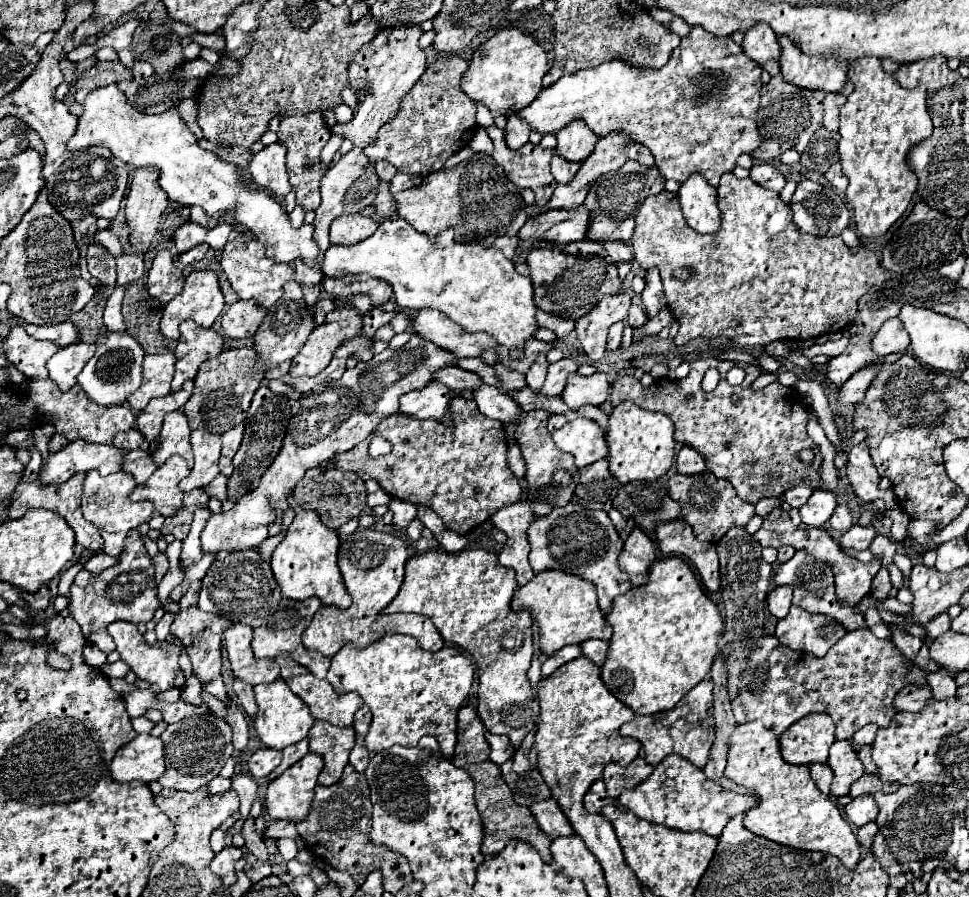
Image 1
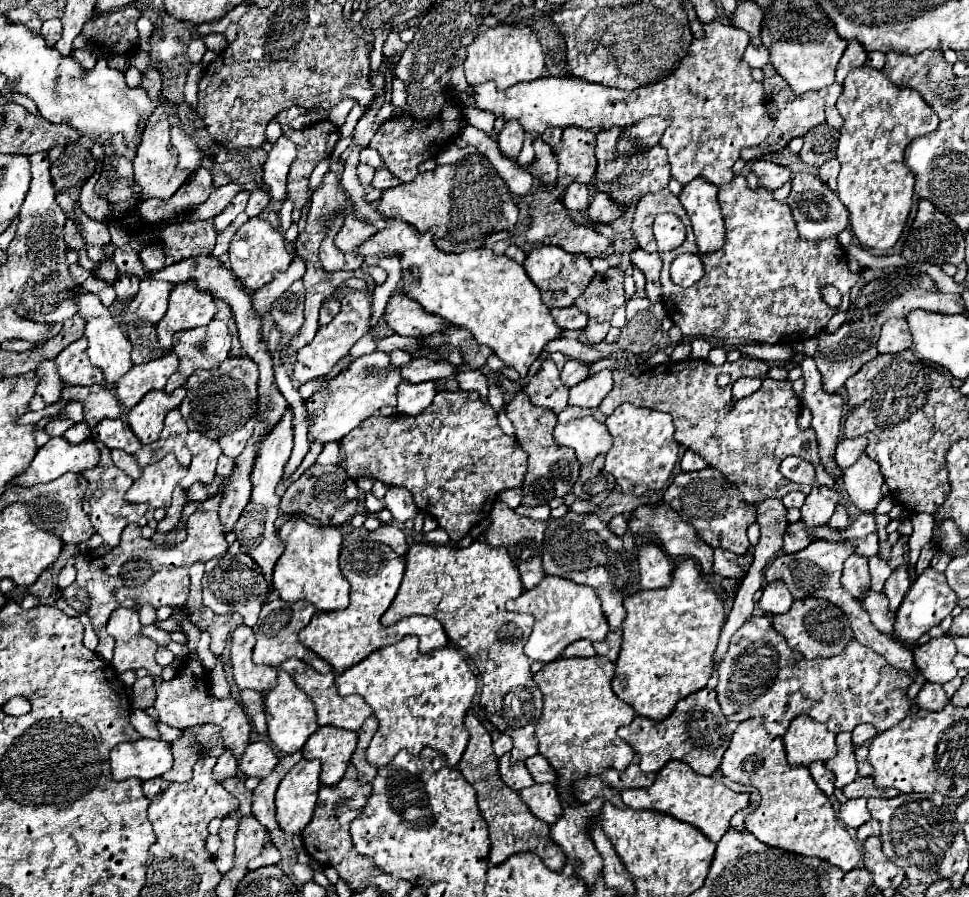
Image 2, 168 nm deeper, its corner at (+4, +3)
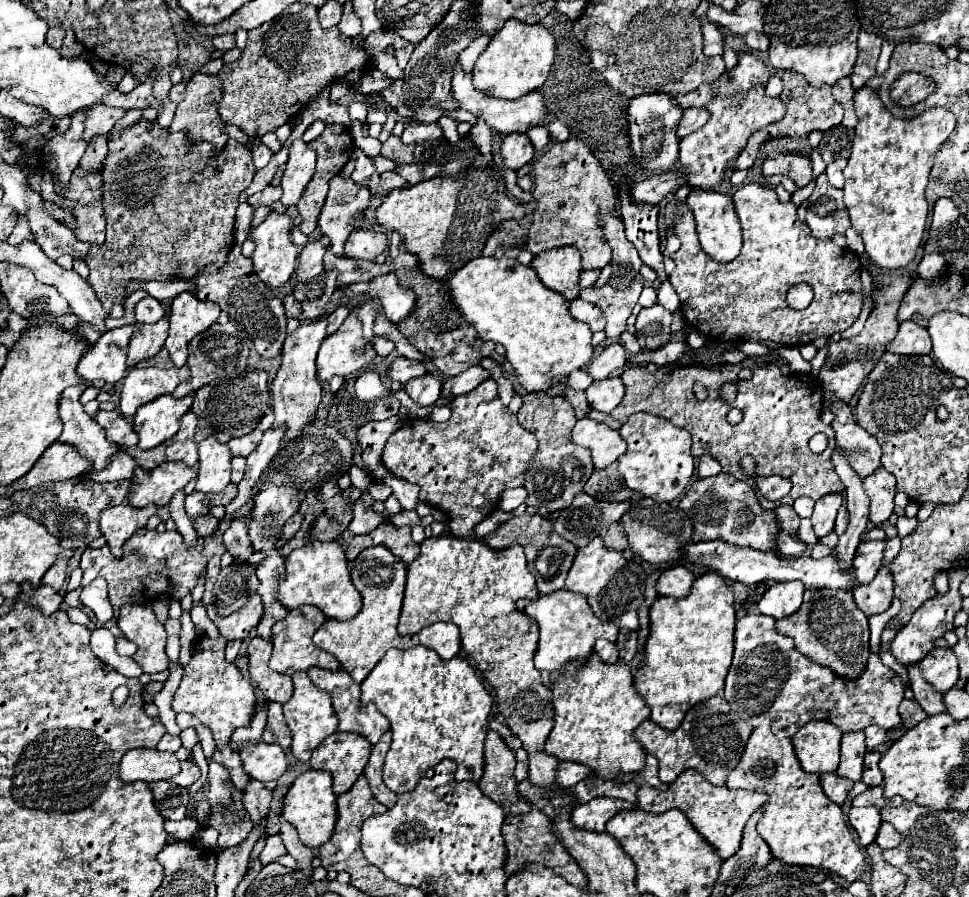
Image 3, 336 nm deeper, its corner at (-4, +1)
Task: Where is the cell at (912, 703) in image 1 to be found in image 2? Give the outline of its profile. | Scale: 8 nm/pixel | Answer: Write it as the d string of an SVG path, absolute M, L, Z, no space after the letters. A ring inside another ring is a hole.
M924 682L924 686L920 688L920 692L914 700L914 704L924 710L942 710L946 706L946 702L948 702L948 696L942 690L942 686L932 684L932 682Z

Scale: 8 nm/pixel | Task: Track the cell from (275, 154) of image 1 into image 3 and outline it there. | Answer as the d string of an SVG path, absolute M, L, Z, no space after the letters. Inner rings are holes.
M294 140L290 148L290 158L282 176L282 198L280 202L284 206L296 206L302 198L302 192L306 184L310 182L310 176L314 176L316 166L316 152L306 146L304 140Z

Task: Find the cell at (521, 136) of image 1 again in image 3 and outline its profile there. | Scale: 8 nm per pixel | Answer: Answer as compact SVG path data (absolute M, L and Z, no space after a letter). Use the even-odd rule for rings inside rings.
M508 134L502 142L500 156L504 166L516 172L534 160L534 146L530 144L526 134Z

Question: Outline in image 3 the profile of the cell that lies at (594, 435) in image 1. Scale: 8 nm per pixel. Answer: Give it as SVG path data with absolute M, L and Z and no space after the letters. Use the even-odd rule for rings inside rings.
M590 418L576 422L572 430L572 442L592 452L594 468L606 468L626 452L626 442L618 430Z

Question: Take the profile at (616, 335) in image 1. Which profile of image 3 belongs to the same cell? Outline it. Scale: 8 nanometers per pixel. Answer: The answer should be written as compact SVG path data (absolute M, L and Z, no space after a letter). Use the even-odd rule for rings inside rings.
M624 332L624 334L620 336L620 342L622 342L622 346L624 346L630 354L638 354L638 352L644 350L642 344L638 342L638 338L636 338L634 334L630 334L630 332Z

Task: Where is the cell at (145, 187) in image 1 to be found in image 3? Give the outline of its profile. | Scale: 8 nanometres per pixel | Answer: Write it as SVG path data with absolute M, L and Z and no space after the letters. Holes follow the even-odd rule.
M196 72L194 78L188 82L184 100L178 104L176 116L170 124L170 132L186 130L190 134L192 144L212 142L212 144L216 144L216 152L220 152L230 136L228 136L228 132L224 132L226 124L222 122L220 112L218 112L218 96L222 96L222 80L218 80L218 76L214 76L214 74Z

